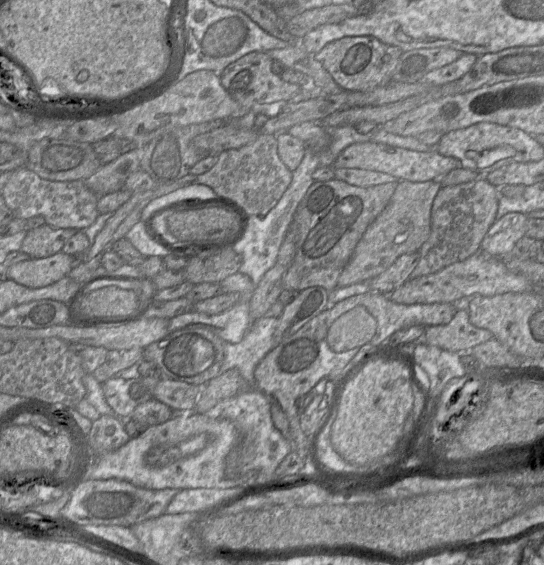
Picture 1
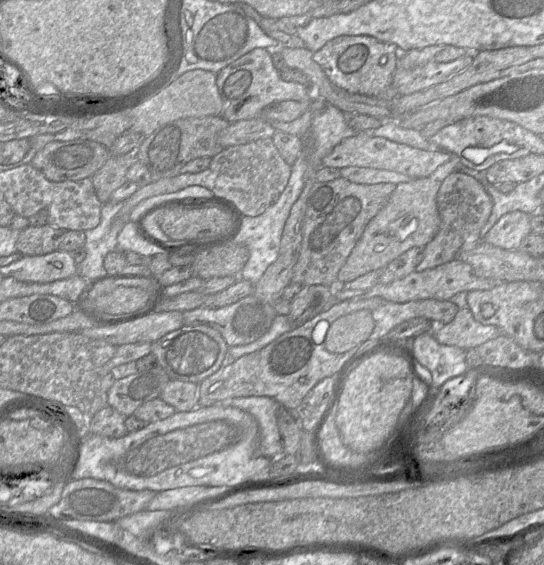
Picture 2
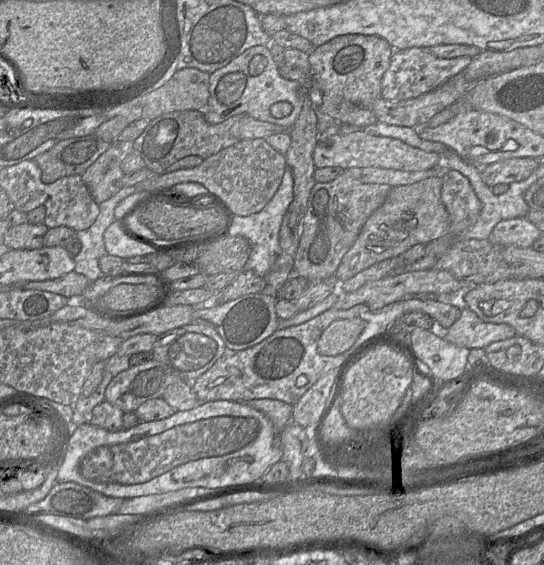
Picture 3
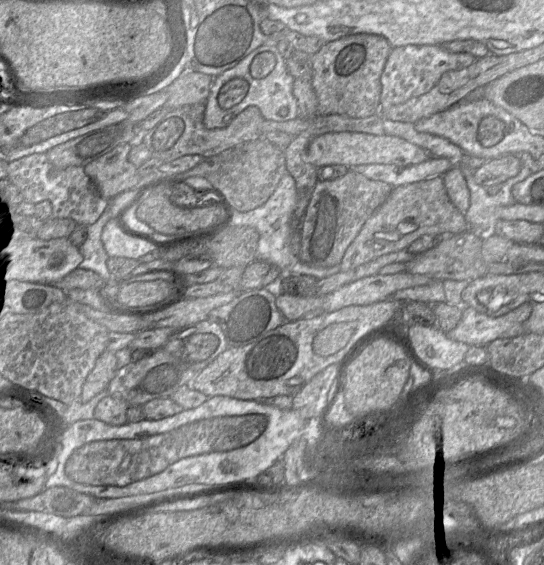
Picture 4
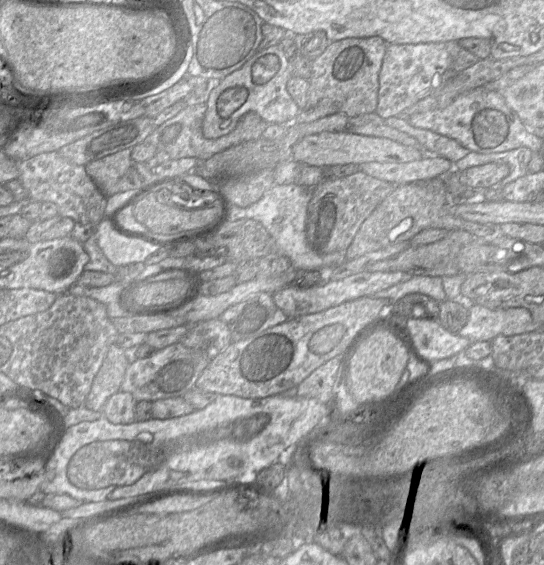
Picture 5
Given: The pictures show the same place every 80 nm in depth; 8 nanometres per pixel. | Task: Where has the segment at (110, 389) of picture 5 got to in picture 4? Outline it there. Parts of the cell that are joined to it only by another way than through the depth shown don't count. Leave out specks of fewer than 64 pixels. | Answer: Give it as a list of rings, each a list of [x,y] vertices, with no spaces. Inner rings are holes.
[[[105,349],[98,357],[95,366],[84,382],[80,396],[81,402],[88,402],[99,392],[107,388],[116,371],[117,359],[115,354]]]

